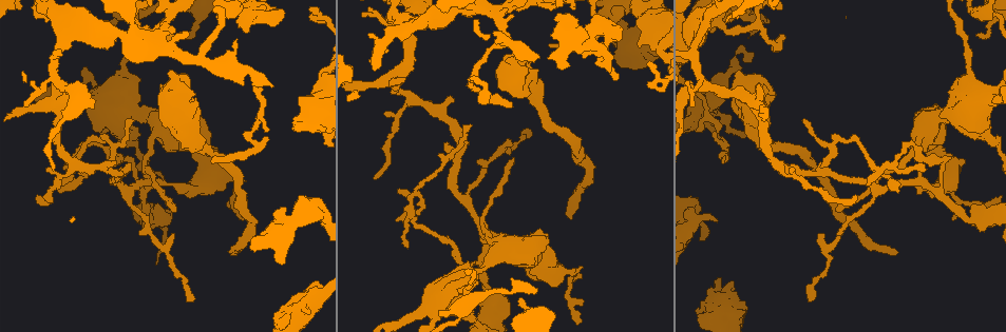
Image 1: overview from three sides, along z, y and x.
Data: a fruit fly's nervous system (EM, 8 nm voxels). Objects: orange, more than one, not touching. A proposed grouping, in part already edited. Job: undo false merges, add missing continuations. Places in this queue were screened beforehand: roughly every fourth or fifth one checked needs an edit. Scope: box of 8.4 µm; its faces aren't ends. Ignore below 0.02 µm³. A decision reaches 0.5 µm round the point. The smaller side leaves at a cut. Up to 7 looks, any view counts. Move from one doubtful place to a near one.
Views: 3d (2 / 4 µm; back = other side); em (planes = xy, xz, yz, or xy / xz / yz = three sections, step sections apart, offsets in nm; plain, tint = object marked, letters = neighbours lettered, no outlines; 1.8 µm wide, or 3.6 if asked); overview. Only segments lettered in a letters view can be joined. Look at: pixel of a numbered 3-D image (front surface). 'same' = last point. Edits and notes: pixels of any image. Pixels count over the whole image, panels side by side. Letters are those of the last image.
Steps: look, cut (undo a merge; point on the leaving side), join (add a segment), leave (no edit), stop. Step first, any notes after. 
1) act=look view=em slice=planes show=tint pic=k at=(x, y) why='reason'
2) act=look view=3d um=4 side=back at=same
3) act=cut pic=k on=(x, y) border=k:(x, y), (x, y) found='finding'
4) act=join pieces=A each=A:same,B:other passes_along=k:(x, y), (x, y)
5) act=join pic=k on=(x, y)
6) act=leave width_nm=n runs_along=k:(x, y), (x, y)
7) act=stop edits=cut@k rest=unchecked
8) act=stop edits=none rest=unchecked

act=look view=em slice=yz step=8 show=tint pic=1 at=(521, 300) why='long arm stops here'

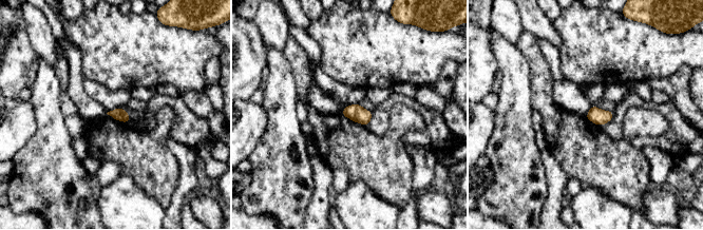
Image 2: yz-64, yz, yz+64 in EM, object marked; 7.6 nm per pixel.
act=look view=em slice=xy step=4 show=letters at=same

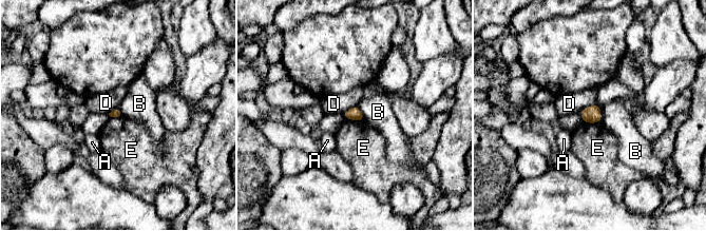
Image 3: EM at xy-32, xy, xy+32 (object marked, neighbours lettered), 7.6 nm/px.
act=leave each=A:other,B:other,D:other,E:other found='none of them fits'

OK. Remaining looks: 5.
act=look view=em slice=yz step=8 show=tint pic=1 at=(91, 143) why='sharp bend'

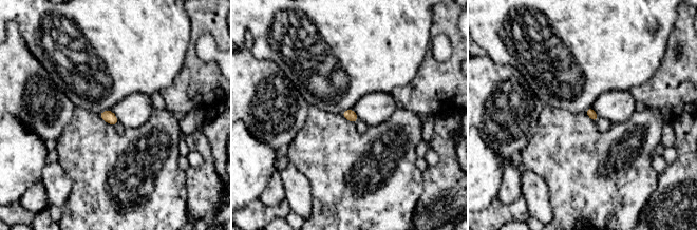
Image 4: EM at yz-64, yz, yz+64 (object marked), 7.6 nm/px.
act=look view=em slice=planes show=letters at=same why='another direction'

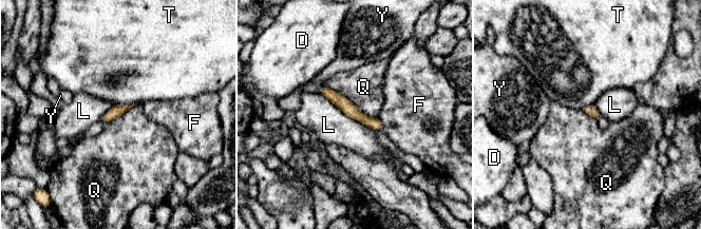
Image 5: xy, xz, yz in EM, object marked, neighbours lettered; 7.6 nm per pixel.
act=leave longest_contact=L:550nm each=D:other,F:other,L:other,Q:other,T:other,Y:other runs_along=5:(322, 91), (379, 127) found='all the same neuron'

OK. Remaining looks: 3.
act=look view=em slice=planes show=tint pic=1 at=(58, 46) why='a fork'

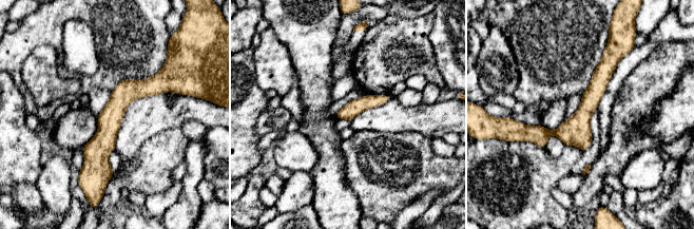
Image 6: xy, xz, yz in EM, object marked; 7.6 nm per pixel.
act=look view=em slice=planes show=letters at=same

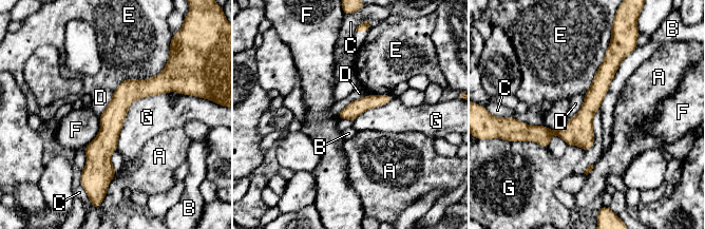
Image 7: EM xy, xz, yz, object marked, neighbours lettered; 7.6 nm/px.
act=leave each=A:other,B:other,C:other,D:other,E:other,F:other,G:other runs_along=7:(620, 58), (567, 132), (526, 128) found='all the same neuron'

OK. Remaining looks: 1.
act=stop edits=none rest=unchecked

